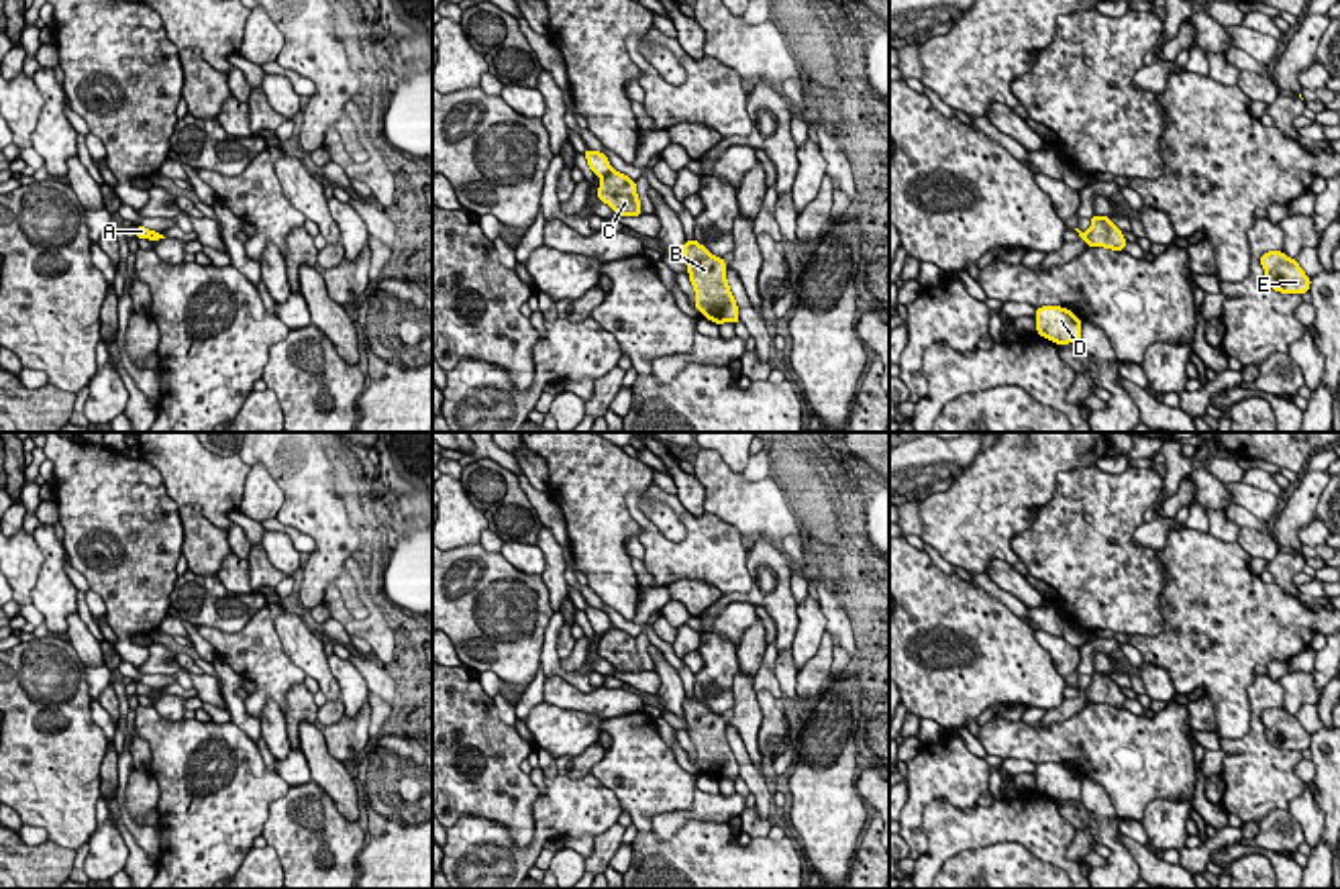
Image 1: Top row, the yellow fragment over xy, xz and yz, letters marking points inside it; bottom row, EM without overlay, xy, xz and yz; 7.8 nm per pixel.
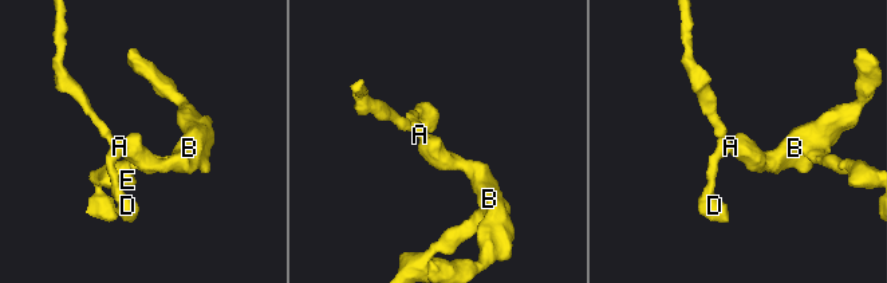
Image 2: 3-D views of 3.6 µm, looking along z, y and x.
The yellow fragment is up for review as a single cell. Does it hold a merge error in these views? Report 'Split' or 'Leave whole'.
Split

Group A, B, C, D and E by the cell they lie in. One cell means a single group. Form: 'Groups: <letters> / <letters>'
Groups: A D / B C E

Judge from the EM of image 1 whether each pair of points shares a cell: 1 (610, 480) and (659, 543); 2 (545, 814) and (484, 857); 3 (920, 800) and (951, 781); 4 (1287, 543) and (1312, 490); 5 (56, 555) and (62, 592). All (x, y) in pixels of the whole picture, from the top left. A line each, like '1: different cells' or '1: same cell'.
1: different cells
2: same cell
3: same cell
4: same cell
5: same cell

